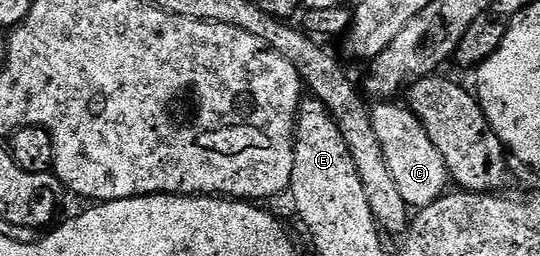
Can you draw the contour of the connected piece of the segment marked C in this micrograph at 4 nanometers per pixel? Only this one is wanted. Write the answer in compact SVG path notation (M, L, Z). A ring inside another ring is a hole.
M378 102L371 107L370 123L375 129L376 138L384 151L385 163L392 173L400 196L404 196L407 207L421 208L432 204L437 198L447 193L446 182L451 176L446 170L444 156L428 140L428 132L420 124L420 120L409 108L394 105L394 102Z

